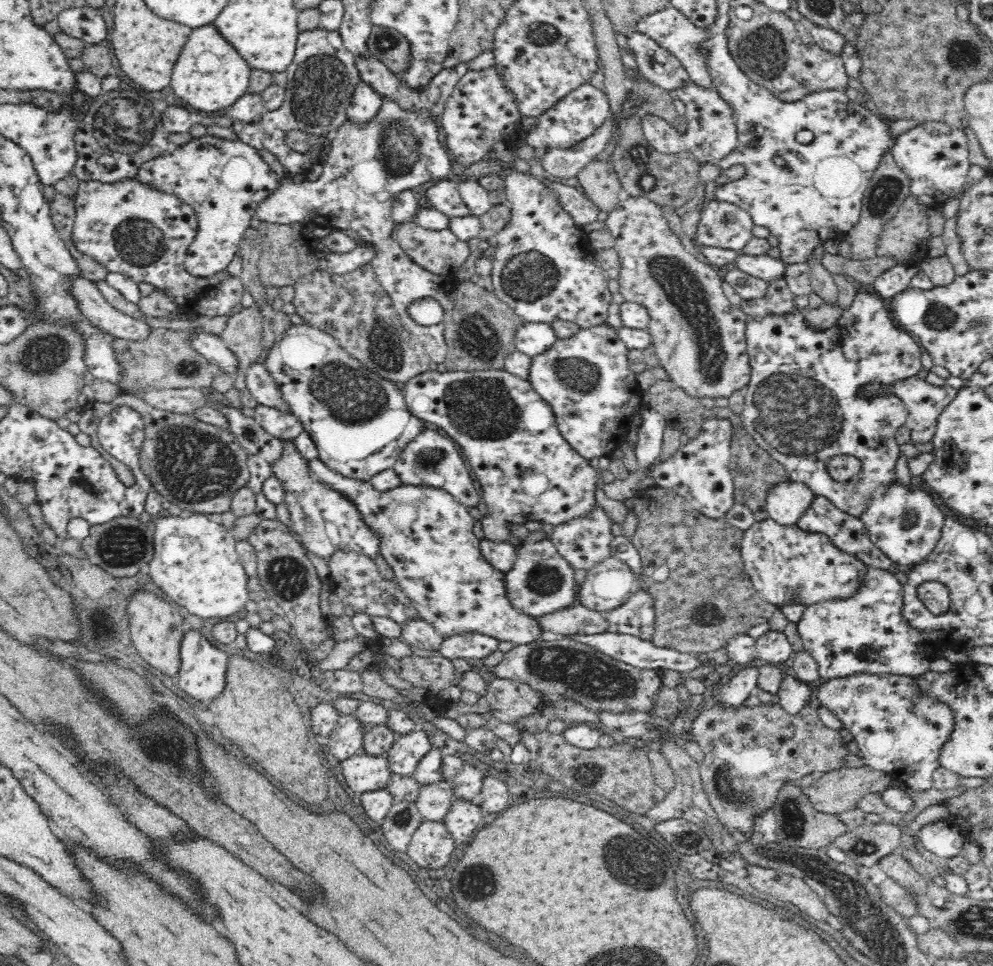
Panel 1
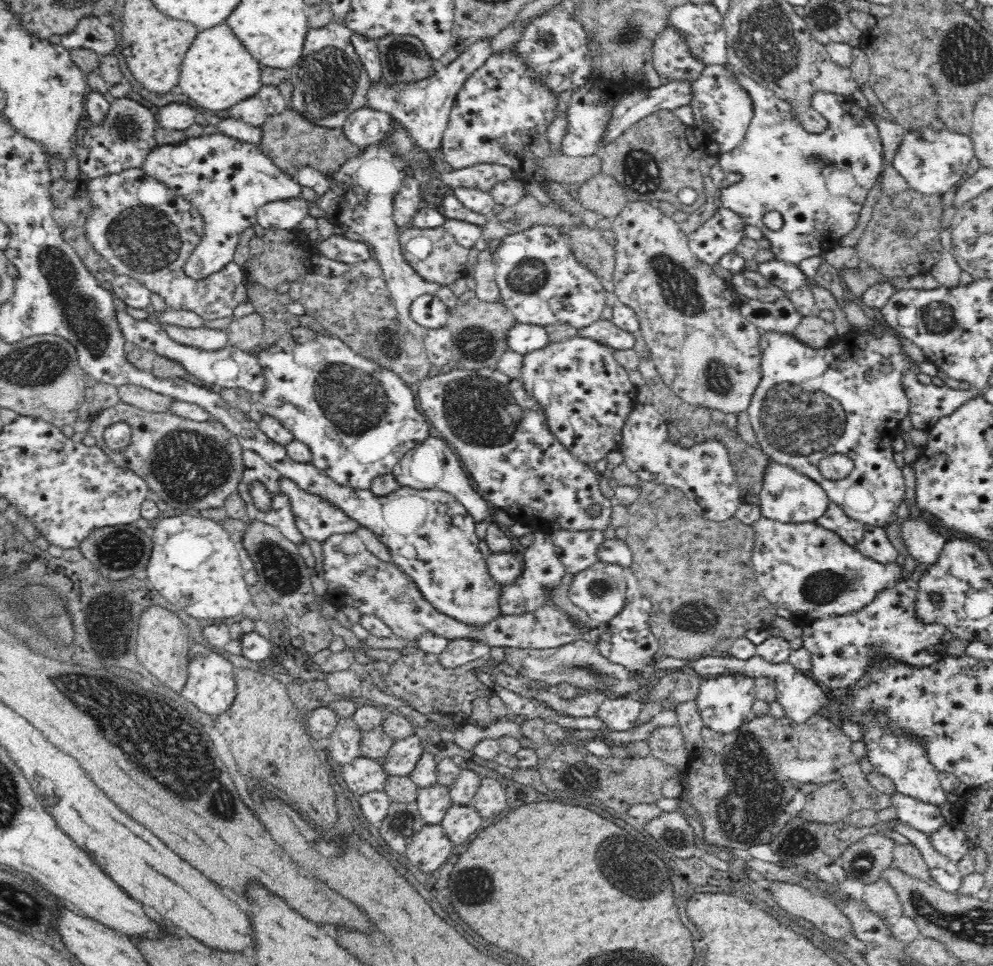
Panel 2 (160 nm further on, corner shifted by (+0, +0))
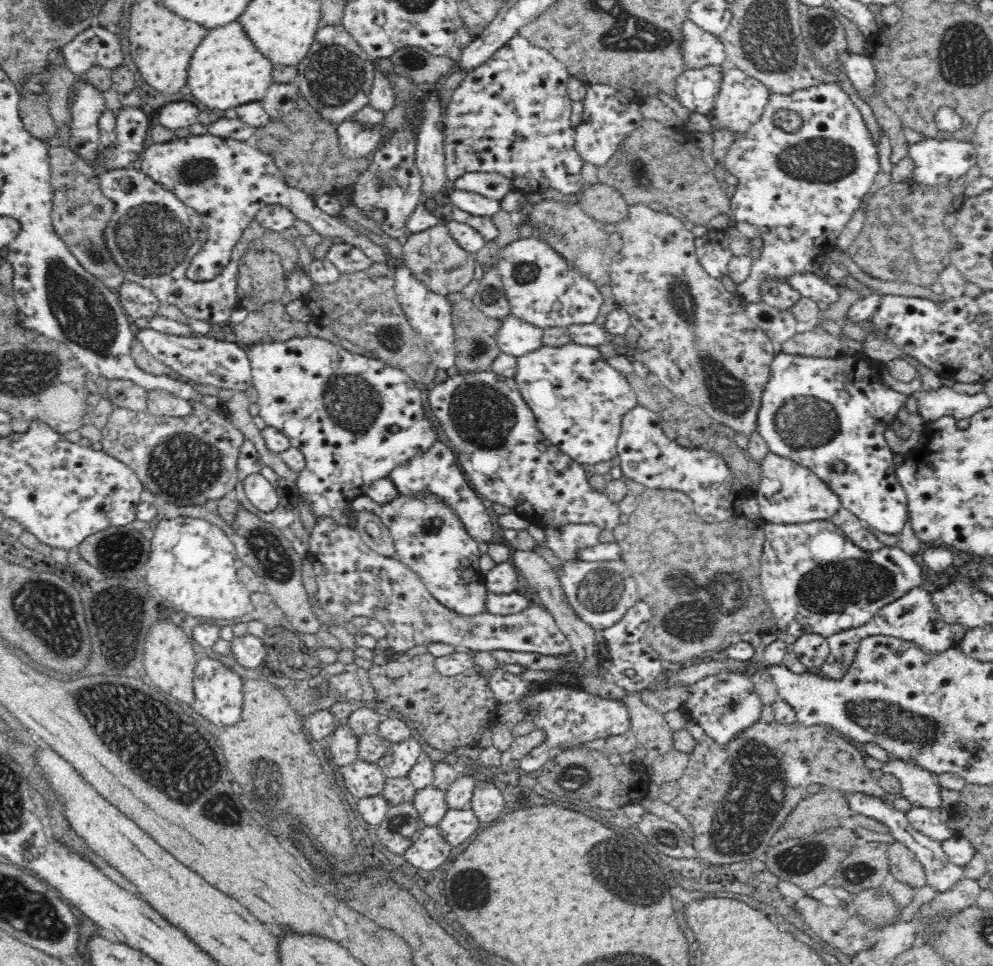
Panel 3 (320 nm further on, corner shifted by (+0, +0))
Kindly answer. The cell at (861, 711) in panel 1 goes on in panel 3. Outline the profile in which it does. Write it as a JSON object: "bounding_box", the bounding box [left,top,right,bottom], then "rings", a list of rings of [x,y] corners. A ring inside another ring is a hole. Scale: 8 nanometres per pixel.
{"bounding_box":[882,755,942,809],"rings":[[[891,755],[891,760],[884,763],[882,770],[886,773],[893,774],[901,784],[903,797],[911,802],[914,807],[928,807],[931,809],[942,809],[942,801],[940,799],[940,785],[936,774],[928,770],[922,769],[904,761],[898,761],[894,755]]]}

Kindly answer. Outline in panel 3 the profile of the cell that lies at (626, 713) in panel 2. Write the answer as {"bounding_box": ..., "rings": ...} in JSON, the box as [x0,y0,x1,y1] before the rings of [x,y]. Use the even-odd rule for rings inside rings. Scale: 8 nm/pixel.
{"bounding_box":[479,665,631,775],"rings":[[[502,665],[496,666],[490,672],[483,669],[479,669],[479,672],[488,681],[496,704],[508,704],[514,700],[518,700],[519,703],[522,701],[520,704],[528,718],[534,723],[534,728],[546,733],[543,742],[520,759],[520,768],[529,772],[530,775],[537,775],[548,759],[565,750],[579,748],[606,736],[615,737],[621,734],[625,737],[628,732],[631,732],[628,709],[619,700],[602,698],[586,692],[578,684],[566,685],[556,680],[544,682],[533,688],[531,682],[506,671]],[[532,711],[535,714],[531,714]]]}

